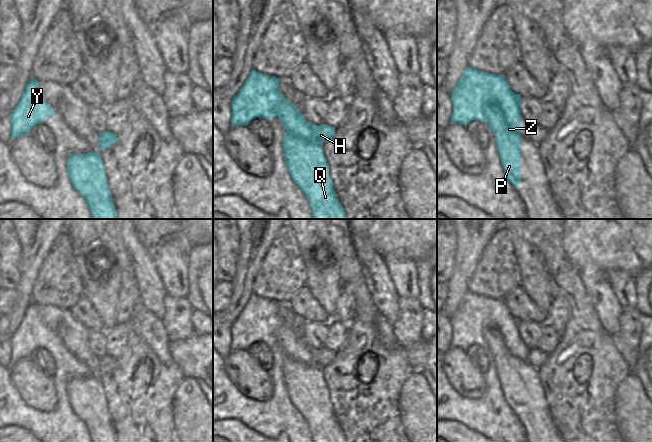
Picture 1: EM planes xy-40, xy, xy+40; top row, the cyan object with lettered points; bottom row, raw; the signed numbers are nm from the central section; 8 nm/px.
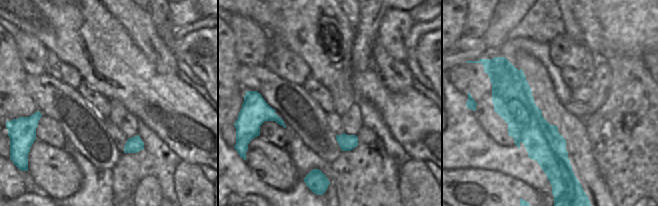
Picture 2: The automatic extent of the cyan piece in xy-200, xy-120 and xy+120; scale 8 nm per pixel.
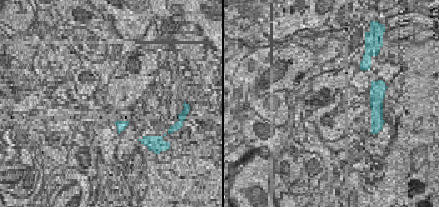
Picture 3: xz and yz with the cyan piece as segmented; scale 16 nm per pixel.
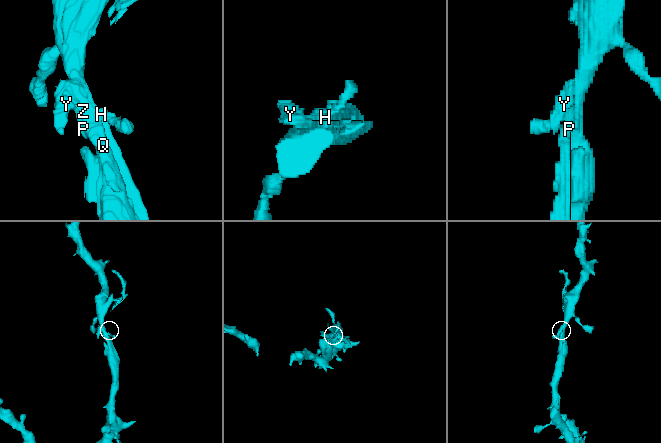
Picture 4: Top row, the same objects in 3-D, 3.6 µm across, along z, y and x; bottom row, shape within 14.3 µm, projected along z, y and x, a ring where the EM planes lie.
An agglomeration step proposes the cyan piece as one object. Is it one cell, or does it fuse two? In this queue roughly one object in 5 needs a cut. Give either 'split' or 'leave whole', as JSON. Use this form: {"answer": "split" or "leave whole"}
{"answer": "leave whole"}

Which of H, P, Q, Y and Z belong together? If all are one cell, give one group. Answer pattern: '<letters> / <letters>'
H P Q Y Z

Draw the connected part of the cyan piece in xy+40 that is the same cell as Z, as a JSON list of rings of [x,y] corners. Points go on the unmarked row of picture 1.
[[[466,292],[451,317],[452,348],[466,350],[472,344],[486,345],[495,359],[495,368],[503,395],[514,410],[521,410],[521,318],[515,318],[505,299],[498,300]]]

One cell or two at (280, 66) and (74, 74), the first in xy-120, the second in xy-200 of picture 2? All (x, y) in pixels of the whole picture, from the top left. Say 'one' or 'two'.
one

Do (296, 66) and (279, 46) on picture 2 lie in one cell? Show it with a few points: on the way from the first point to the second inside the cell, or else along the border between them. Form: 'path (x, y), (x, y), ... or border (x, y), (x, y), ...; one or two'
path (291, 61), (281, 51); one

